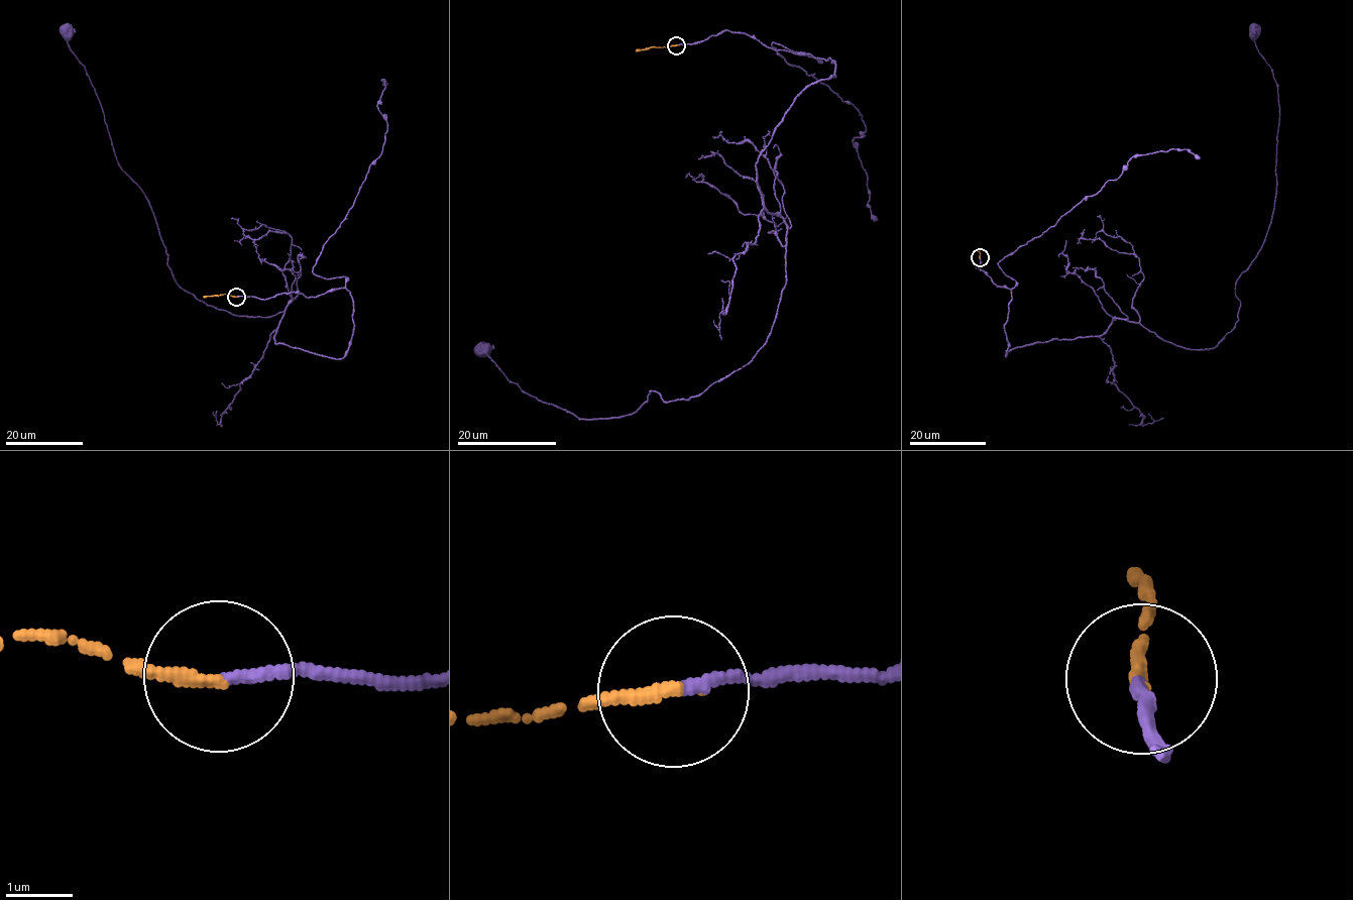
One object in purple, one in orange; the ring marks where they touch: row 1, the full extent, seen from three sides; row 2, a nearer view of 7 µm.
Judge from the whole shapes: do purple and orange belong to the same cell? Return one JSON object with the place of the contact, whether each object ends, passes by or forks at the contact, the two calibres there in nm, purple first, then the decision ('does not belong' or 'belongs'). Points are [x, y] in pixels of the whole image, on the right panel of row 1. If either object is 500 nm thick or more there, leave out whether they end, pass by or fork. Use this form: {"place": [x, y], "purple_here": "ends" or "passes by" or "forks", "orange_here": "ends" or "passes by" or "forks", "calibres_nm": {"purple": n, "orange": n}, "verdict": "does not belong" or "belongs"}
{"place": [980, 257], "purple_here": "ends", "orange_here": "ends", "calibres_nm": {"purple": 160, "orange": 190}, "verdict": "belongs"}

